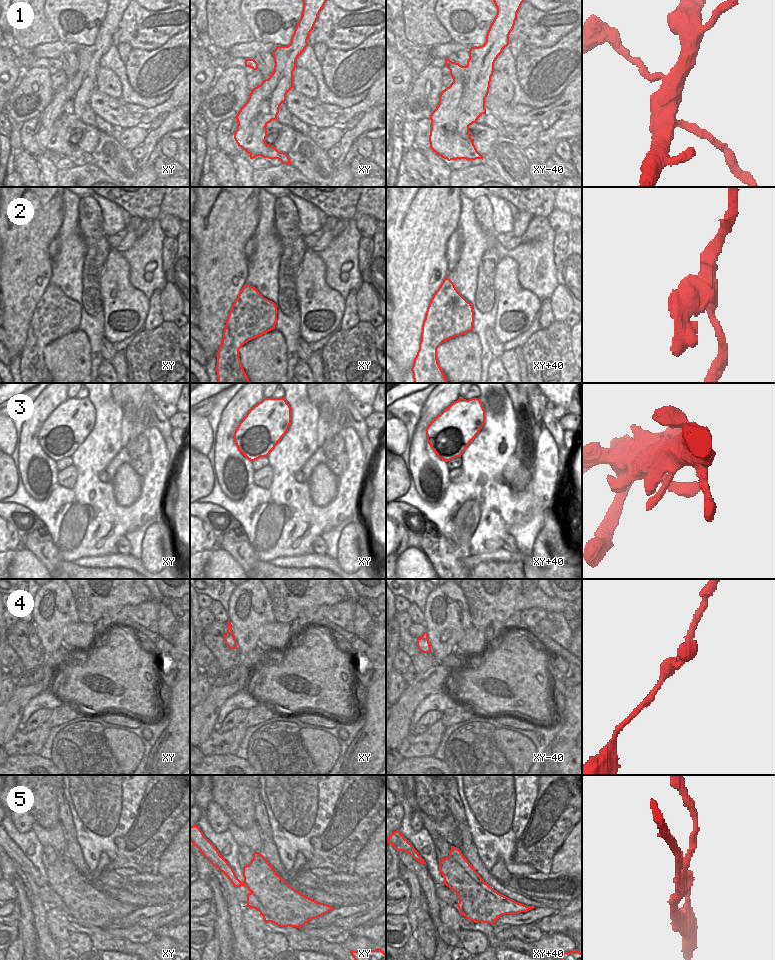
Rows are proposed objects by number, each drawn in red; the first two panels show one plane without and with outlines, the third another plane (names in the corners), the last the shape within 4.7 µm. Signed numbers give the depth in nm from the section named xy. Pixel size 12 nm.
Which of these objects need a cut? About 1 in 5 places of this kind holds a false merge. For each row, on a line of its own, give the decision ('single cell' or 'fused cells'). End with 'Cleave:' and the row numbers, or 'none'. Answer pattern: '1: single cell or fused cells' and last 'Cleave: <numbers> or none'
1: single cell
2: single cell
3: single cell
4: single cell
5: fused cells
Cleave: 5

